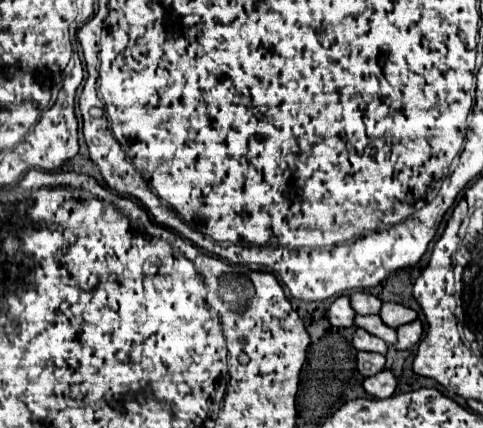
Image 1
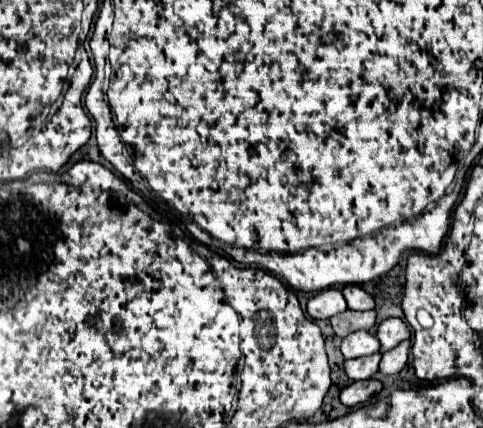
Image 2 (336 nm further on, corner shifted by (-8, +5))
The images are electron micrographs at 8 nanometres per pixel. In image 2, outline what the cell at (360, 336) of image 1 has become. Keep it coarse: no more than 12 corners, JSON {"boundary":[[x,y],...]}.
{"boundary":[[368,331],[342,339],[344,359],[378,353],[380,343]]}

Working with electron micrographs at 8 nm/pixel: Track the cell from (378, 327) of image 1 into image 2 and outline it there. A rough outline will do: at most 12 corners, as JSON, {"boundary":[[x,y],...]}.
{"boundary":[[346,309],[330,319],[338,337],[376,323],[376,311]]}

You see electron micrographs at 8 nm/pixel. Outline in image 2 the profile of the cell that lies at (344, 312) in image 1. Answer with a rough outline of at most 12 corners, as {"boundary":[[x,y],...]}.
{"boundary":[[322,291],[308,299],[312,319],[330,319],[348,309],[342,291]]}

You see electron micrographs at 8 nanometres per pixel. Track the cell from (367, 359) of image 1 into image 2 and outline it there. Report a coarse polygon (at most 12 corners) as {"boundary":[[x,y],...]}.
{"boundary":[[380,355],[344,361],[350,381],[370,379],[378,371]]}

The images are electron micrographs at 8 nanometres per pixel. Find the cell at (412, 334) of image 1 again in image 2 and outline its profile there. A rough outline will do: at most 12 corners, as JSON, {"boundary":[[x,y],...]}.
{"boundary":[[410,341],[384,353],[380,373],[400,373],[408,361]]}

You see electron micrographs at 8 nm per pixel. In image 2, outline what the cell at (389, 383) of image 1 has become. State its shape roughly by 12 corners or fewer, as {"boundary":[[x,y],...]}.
{"boundary":[[376,379],[354,381],[340,393],[340,403],[358,407],[380,393]]}

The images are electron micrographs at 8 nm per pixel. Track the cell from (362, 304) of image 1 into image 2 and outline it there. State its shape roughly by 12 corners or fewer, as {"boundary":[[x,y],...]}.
{"boundary":[[358,285],[342,289],[348,309],[370,311],[374,299]]}

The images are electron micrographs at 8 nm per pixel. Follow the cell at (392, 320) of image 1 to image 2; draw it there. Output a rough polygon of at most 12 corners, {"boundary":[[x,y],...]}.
{"boundary":[[392,317],[378,325],[380,353],[410,339],[402,319]]}

